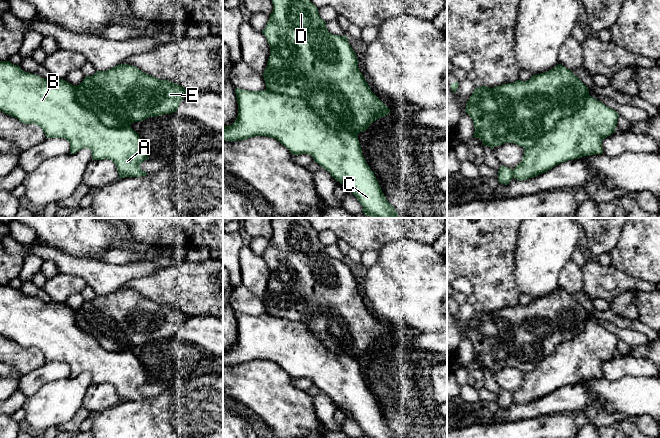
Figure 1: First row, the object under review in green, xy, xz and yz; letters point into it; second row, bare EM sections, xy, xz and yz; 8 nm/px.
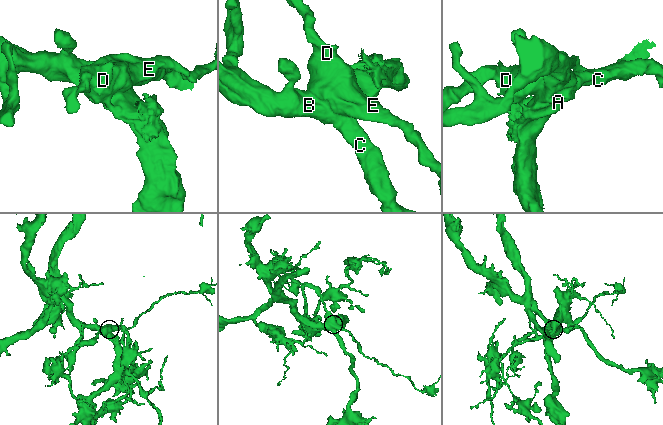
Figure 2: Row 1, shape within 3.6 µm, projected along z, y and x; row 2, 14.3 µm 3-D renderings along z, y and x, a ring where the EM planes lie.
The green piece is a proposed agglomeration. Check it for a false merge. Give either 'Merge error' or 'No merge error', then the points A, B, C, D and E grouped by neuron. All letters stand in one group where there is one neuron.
Merge error. Groups: A B C / D E

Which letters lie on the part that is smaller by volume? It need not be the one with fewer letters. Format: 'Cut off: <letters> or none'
Cut off: D, E

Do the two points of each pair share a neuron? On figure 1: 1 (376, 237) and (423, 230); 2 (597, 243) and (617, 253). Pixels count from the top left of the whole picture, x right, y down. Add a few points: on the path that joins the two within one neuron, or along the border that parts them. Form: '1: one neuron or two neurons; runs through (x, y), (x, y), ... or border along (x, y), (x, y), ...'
1: one neuron; runs through (388, 230), (411, 230)
2: two neurons; border along (622, 229), (617, 243), (609, 253)

